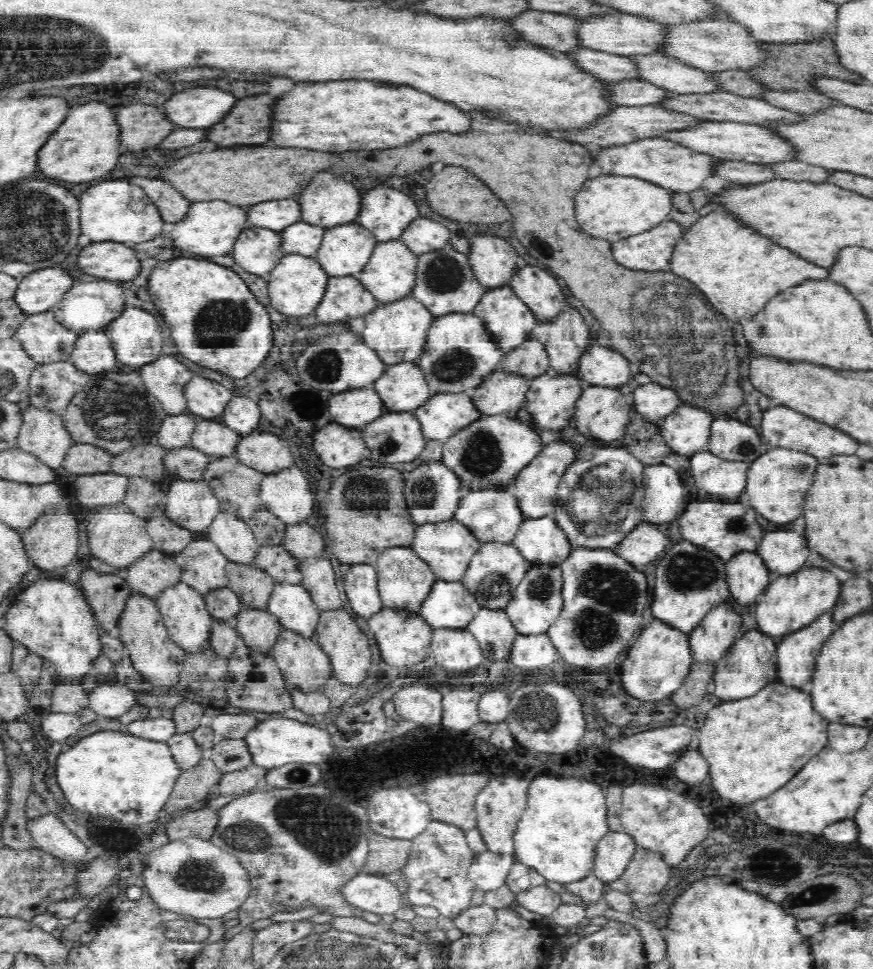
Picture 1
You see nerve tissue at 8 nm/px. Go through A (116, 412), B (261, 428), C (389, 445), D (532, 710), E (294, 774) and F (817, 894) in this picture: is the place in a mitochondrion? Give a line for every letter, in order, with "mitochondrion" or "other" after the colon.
A: mitochondrion
B: other
C: mitochondrion
D: mitochondrion
E: mitochondrion
F: mitochondrion

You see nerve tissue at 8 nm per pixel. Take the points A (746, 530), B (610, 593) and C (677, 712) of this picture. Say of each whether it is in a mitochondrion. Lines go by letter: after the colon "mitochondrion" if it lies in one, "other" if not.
A: mitochondrion
B: mitochondrion
C: other

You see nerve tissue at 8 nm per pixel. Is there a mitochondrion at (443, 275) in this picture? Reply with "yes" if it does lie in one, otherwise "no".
yes

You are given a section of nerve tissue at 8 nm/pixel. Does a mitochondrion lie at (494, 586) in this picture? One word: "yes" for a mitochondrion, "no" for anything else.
yes

